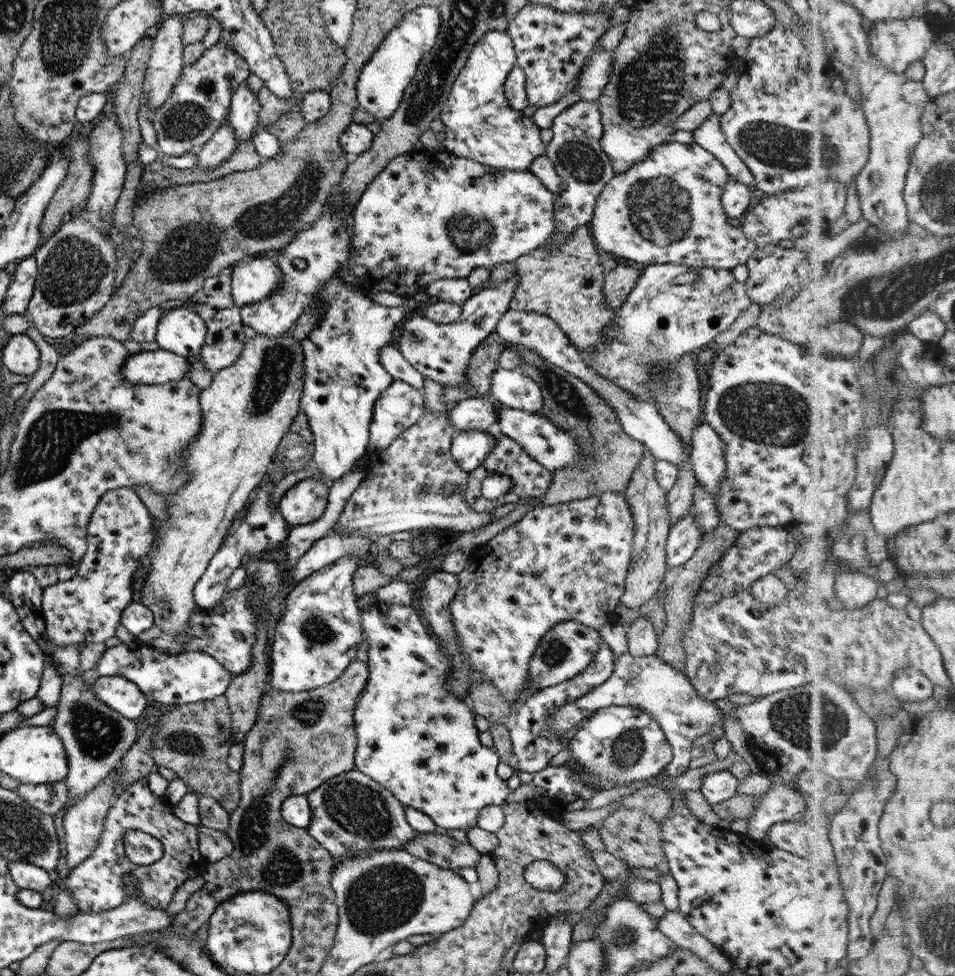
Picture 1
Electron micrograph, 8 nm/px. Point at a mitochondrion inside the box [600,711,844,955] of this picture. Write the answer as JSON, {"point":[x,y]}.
{"point":[625,752]}

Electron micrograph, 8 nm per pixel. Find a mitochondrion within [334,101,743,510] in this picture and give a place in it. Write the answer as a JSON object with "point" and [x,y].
{"point":[659,207]}

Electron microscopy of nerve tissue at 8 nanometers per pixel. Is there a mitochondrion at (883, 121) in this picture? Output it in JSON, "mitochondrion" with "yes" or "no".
{"mitochondrion":"no"}

